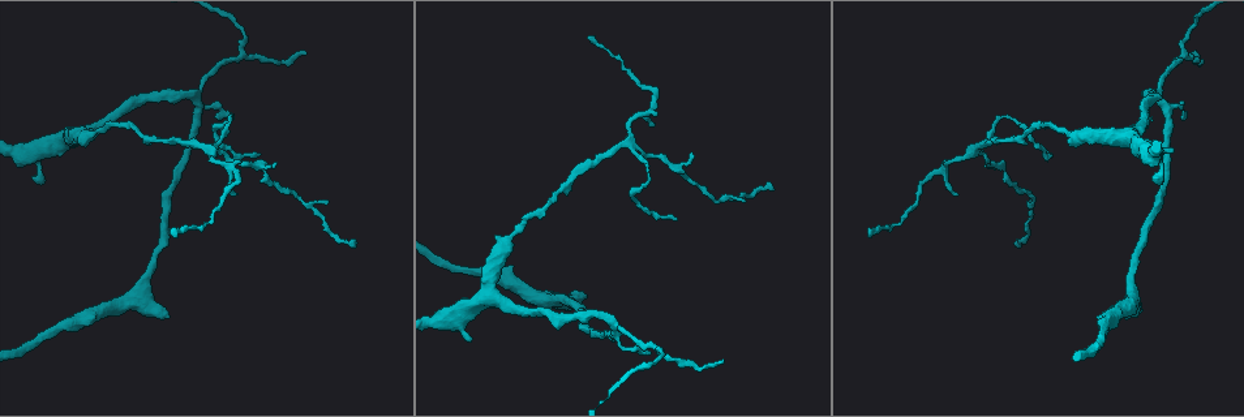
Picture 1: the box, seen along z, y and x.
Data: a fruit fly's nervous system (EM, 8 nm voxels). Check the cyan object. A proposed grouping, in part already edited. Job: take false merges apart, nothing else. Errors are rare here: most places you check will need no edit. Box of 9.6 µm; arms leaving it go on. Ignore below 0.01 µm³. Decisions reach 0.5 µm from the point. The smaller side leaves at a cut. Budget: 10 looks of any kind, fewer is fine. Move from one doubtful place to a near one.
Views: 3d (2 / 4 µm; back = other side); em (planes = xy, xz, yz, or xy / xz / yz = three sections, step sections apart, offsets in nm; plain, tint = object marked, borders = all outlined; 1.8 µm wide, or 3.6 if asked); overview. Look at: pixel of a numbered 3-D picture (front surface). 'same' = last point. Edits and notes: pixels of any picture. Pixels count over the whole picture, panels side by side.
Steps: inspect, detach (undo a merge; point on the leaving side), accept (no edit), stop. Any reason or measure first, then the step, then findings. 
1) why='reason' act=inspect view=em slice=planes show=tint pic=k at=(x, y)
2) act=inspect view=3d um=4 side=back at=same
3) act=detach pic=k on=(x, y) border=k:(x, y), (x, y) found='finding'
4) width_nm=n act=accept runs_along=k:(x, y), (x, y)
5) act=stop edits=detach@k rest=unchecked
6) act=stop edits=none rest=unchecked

why='branch point' act=inspect view=3d um=4 pic=1 at=(1149, 155)

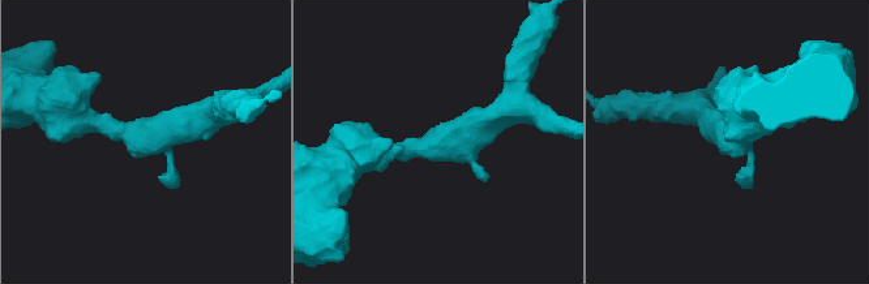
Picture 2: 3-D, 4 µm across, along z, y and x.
why='shape alone is not enough' act=inspect view=em slice=planes show=tint pic=2 at=(450, 139)

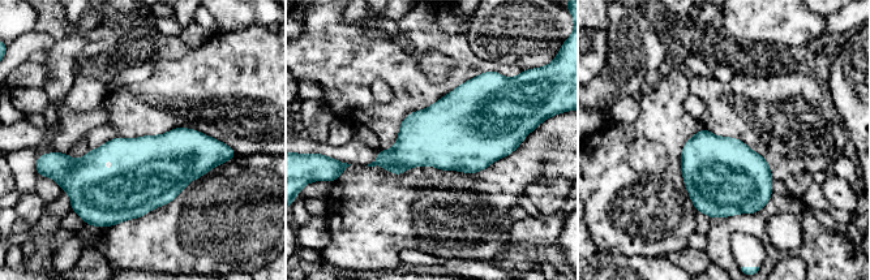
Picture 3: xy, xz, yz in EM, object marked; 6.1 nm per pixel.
act=accept found='one neuron here'

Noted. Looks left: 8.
why='a fork' act=inspect view=em slice=planes show=borders pic=1 at=(1129, 296)

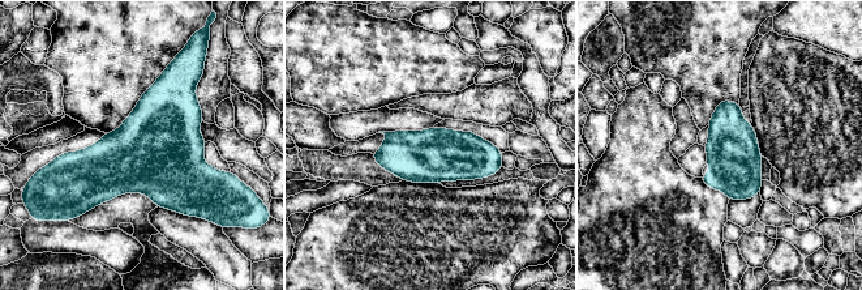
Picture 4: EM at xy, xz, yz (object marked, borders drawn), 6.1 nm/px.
act=accept found='continuous, no second neuron'

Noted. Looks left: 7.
why='sharp bend' act=inspect view=3d um=2 side=back pic=1 at=(635, 198)

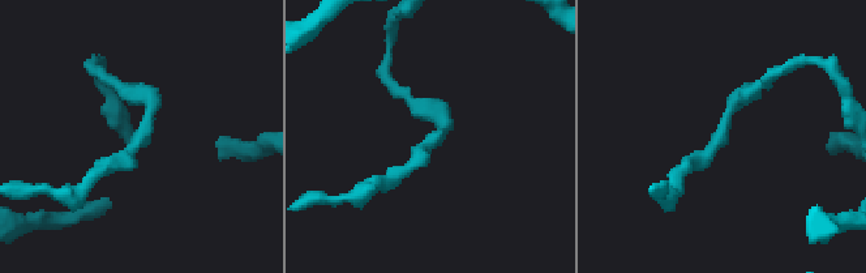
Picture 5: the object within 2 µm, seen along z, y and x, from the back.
why='now the EM' act=inspect view=em slice=planes show=borders pic=5 at=(142, 134)

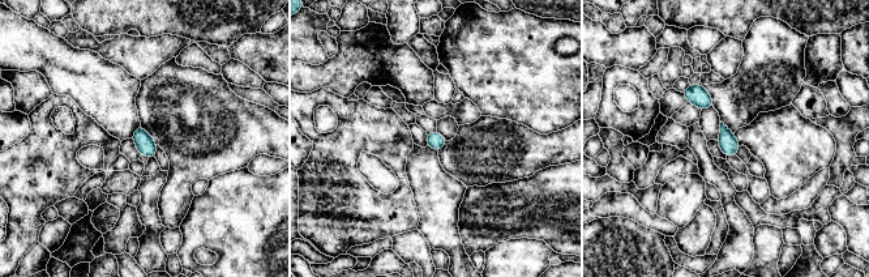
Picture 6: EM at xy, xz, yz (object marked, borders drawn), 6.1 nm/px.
width_nm=110 act=accept found='one neuron here'

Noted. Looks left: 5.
act=inspect view=3d um=2 pic=1 at=(655, 351)

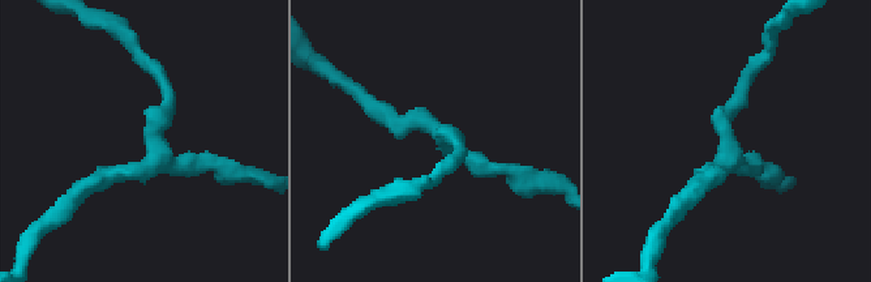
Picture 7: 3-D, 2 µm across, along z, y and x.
act=inspect view=em slice=planes show=tint pic=7 at=(153, 156)

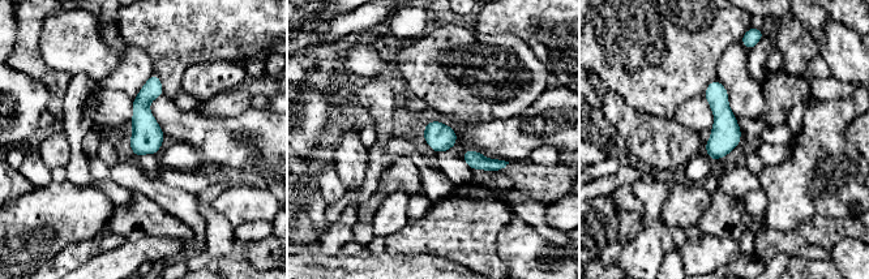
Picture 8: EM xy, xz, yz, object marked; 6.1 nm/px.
width_nm=170 act=accept found='all the same neuron'

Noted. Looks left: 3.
act=stop edits=none rest=unchecked

